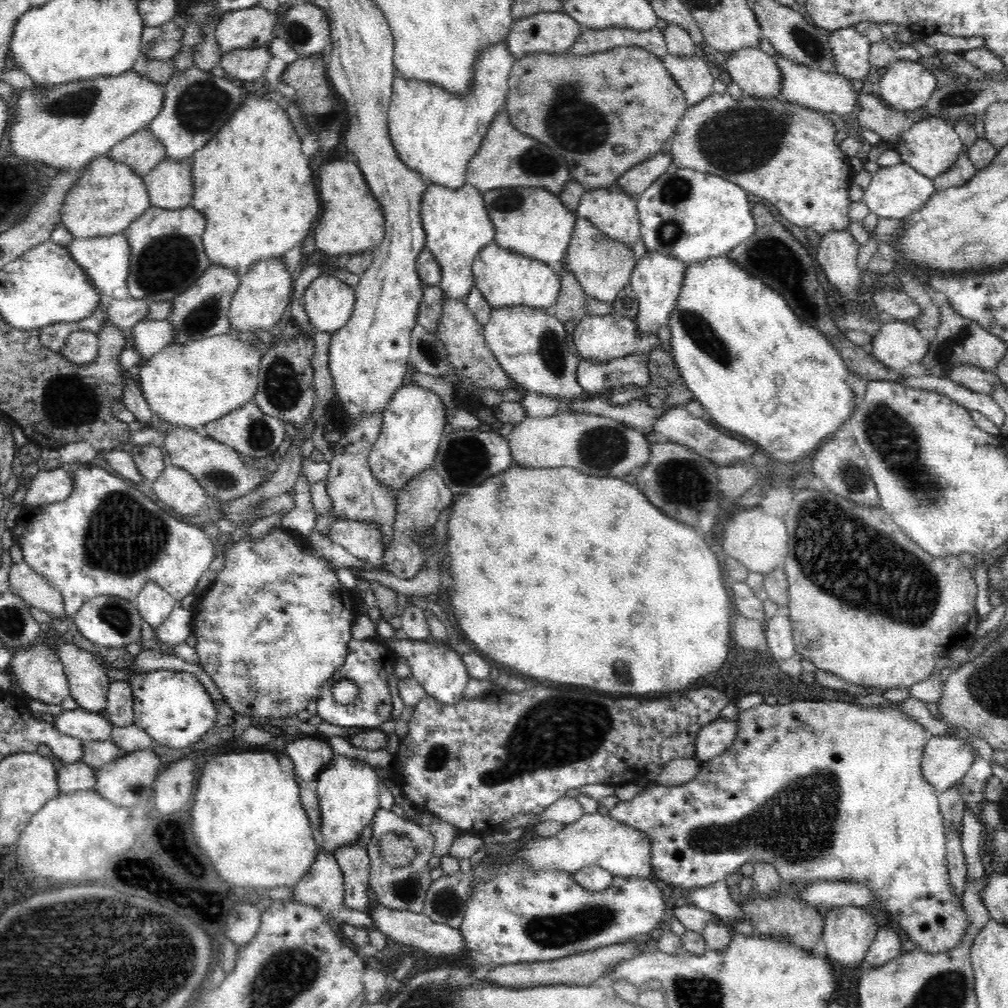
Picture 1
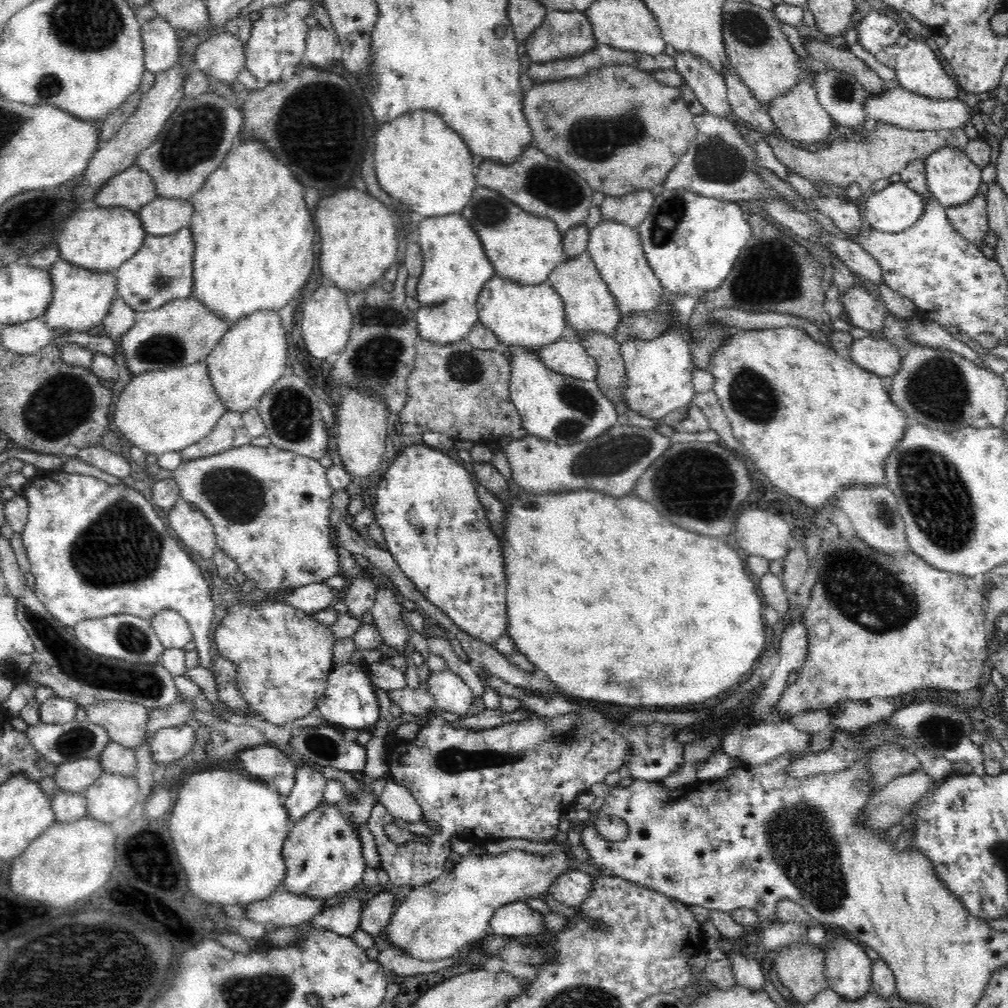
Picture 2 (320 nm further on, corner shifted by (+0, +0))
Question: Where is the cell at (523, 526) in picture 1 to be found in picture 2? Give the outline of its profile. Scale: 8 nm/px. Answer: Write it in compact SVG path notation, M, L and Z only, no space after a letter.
M595 490L546 494L526 494L520 491L520 495L512 499L512 506L510 510L505 510L503 517L506 519L505 527L508 526L508 542L506 538L502 540L508 574L506 636L514 641L516 651L524 654L537 671L544 672L546 678L556 683L565 694L584 700L628 706L676 707L706 702L738 684L738 680L754 666L756 659L765 653L763 598L758 586L753 583L744 559L730 544L720 544L720 540L714 536L700 536L696 532L674 526L650 502L644 502L637 495L616 498Z

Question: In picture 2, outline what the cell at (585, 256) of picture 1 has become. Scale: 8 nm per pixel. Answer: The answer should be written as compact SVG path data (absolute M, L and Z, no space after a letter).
M588 250L580 256L565 259L558 264L550 272L547 283L558 292L565 304L567 336L570 340L578 341L584 334L605 334L614 338L616 326L621 320L617 301L611 296L608 285L601 277Z

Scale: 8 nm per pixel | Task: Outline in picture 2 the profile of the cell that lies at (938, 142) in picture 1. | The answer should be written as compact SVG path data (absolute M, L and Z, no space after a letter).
M956 147L940 148L926 157L927 184L945 209L968 204L978 194L982 170Z

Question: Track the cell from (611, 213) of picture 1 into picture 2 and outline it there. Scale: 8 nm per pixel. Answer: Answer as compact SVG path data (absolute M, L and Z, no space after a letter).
M604 218L589 231L589 236L588 253L608 285L611 296L617 301L621 320L628 314L640 314L658 308L665 290L647 261L638 227L624 226L621 222Z

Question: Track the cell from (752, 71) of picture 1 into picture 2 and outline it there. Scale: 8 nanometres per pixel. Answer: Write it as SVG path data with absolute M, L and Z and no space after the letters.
M804 77L800 78L800 82L790 92L774 98L771 106L766 108L774 125L782 132L786 139L796 140L806 143L806 145L816 144L817 147L827 144L830 130L832 130L835 122L831 115L826 112L826 109L821 106L820 101L818 101L814 85L806 82Z

